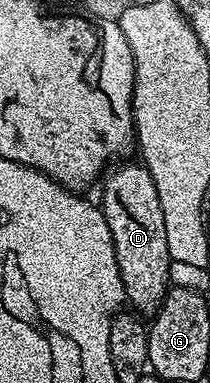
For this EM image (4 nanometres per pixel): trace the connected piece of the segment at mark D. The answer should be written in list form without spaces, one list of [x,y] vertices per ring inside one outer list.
[[[140,162],[124,164],[110,167],[104,173],[105,185],[101,188],[99,207],[113,235],[115,258],[119,262],[126,301],[130,305],[133,303],[131,308],[134,313],[153,314],[160,308],[162,298],[171,287],[171,261],[167,254],[167,230],[163,227],[163,206],[159,206],[155,182],[151,182],[151,174],[145,165]]]

